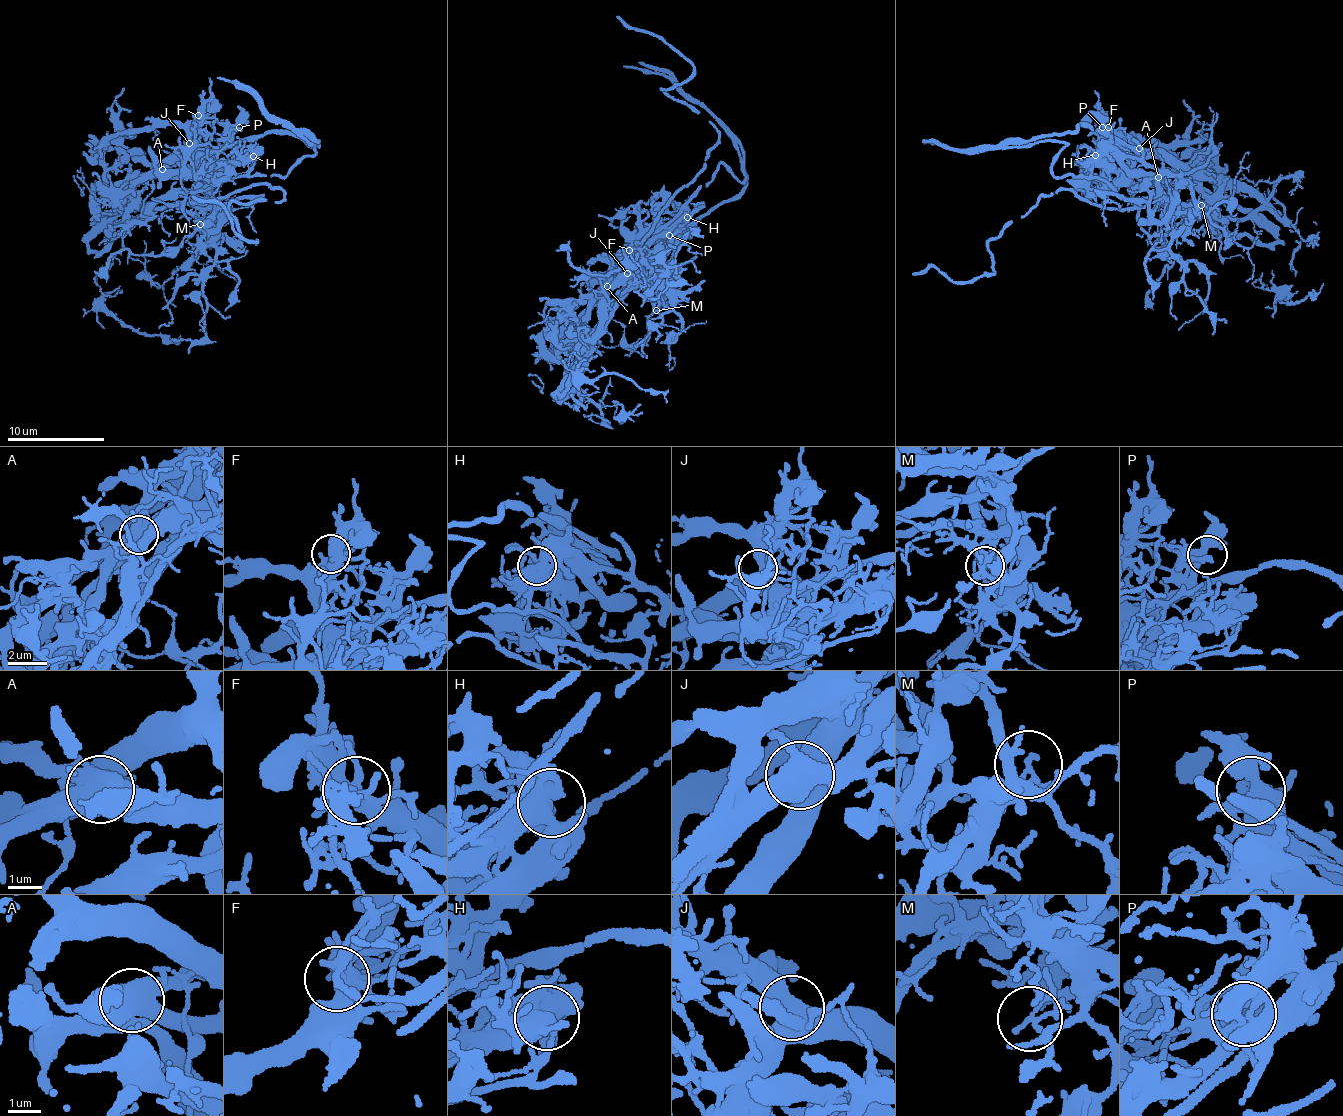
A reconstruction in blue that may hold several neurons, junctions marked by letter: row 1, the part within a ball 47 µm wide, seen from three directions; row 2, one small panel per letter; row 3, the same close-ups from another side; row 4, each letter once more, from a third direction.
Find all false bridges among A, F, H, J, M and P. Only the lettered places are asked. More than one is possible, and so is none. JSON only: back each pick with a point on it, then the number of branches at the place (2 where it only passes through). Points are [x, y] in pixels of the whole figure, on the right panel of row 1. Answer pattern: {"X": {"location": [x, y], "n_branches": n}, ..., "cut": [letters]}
{"A": {"location": [1158, 177], "n_branches": 4}, "H": {"location": [1095, 155], "n_branches": 3}, "M": {"location": [1201, 205], "n_branches": 2}, "cut": ["A", "H", "M"]}

